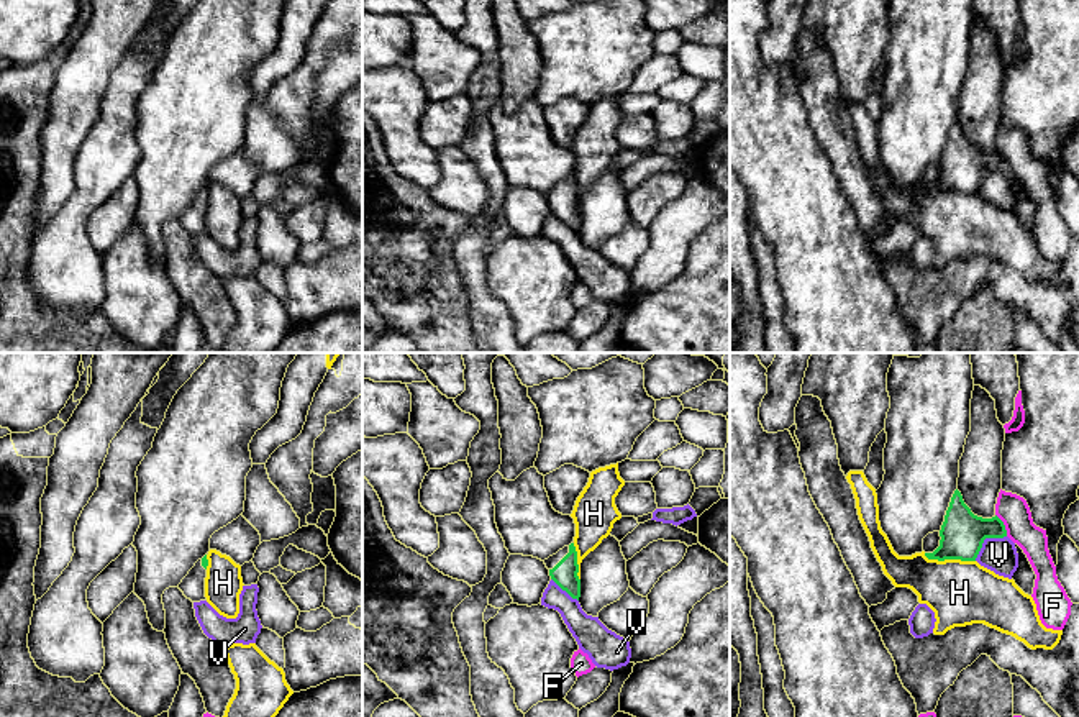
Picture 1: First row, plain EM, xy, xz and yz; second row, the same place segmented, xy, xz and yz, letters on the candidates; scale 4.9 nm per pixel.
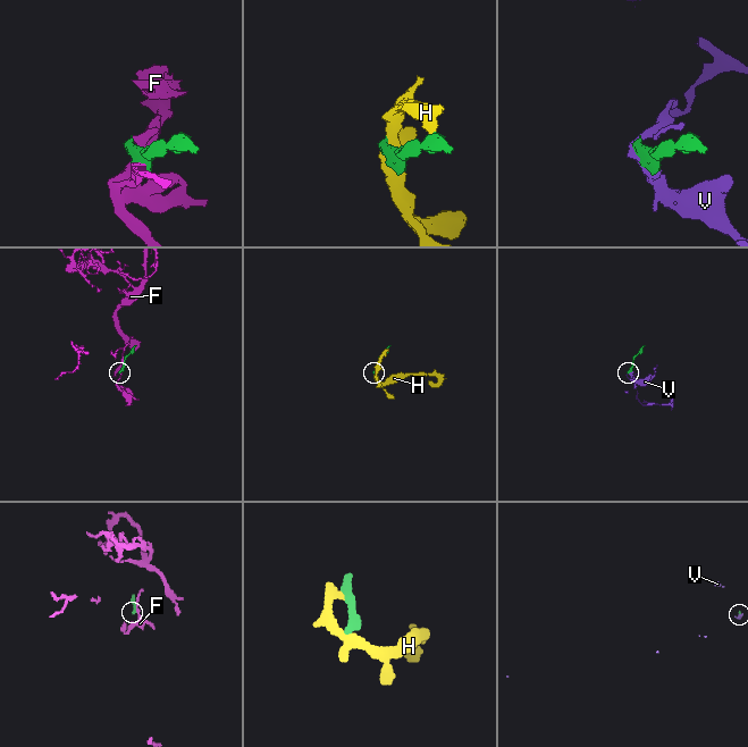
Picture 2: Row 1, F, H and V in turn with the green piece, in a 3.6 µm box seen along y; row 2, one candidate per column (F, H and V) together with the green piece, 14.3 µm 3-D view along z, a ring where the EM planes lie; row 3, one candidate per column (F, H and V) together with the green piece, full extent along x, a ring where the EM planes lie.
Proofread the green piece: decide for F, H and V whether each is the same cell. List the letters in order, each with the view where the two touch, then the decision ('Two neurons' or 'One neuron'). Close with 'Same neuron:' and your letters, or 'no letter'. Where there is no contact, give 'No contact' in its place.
F: Touches green in yz. Two neurons
H: Touches green in yz. Two neurons
V: Touches green in yz. Two neurons
Same neuron: no letter

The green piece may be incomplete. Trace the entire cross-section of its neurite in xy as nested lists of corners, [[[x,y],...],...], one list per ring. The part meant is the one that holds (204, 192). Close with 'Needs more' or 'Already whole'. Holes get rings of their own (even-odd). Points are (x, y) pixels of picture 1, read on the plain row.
[[[207,187],[195,195],[189,207],[177,218],[187,231],[192,235],[207,233],[205,230],[205,210],[207,210],[208,192]]]. Needs more

